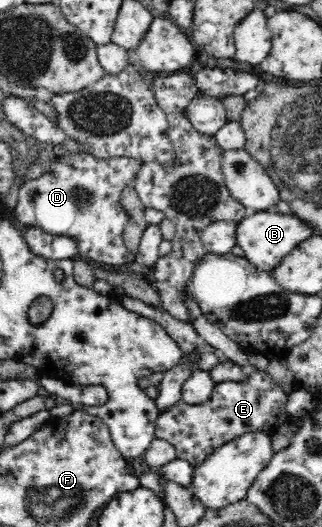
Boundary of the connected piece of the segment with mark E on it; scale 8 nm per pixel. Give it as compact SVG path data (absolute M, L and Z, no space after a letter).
M247 371L244 380L226 380L215 383L209 400L201 404L185 404L181 401L160 411L155 422L155 438L168 441L177 450L177 458L198 466L219 446L247 432L274 432L282 423L291 419L286 406L289 393L267 372Z

